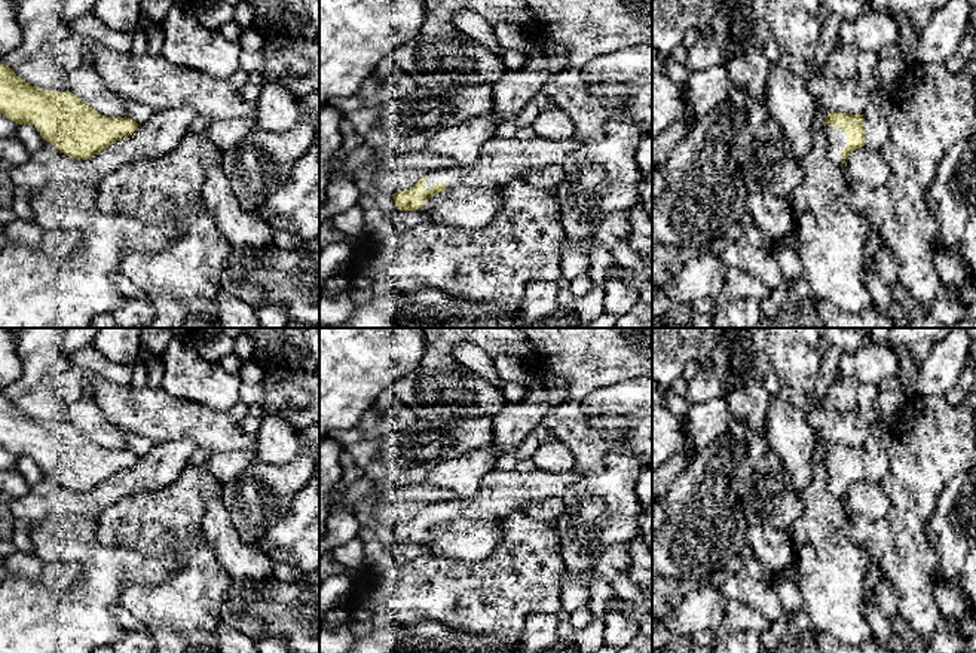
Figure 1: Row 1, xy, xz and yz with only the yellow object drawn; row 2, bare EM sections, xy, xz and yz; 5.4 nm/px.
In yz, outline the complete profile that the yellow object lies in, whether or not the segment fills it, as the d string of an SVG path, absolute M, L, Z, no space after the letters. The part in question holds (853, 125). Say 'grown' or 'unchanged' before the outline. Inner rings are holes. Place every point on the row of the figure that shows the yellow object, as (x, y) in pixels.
grown; M830 111L824 119L827 157L842 165L851 151L865 145L863 114Z

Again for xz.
grown; M489 138L472 165L458 165L434 169L422 177L411 188L392 194L397 209L420 209L434 194L459 187L505 187L529 171L550 165L563 166L565 159L576 150L572 138L530 140Z

